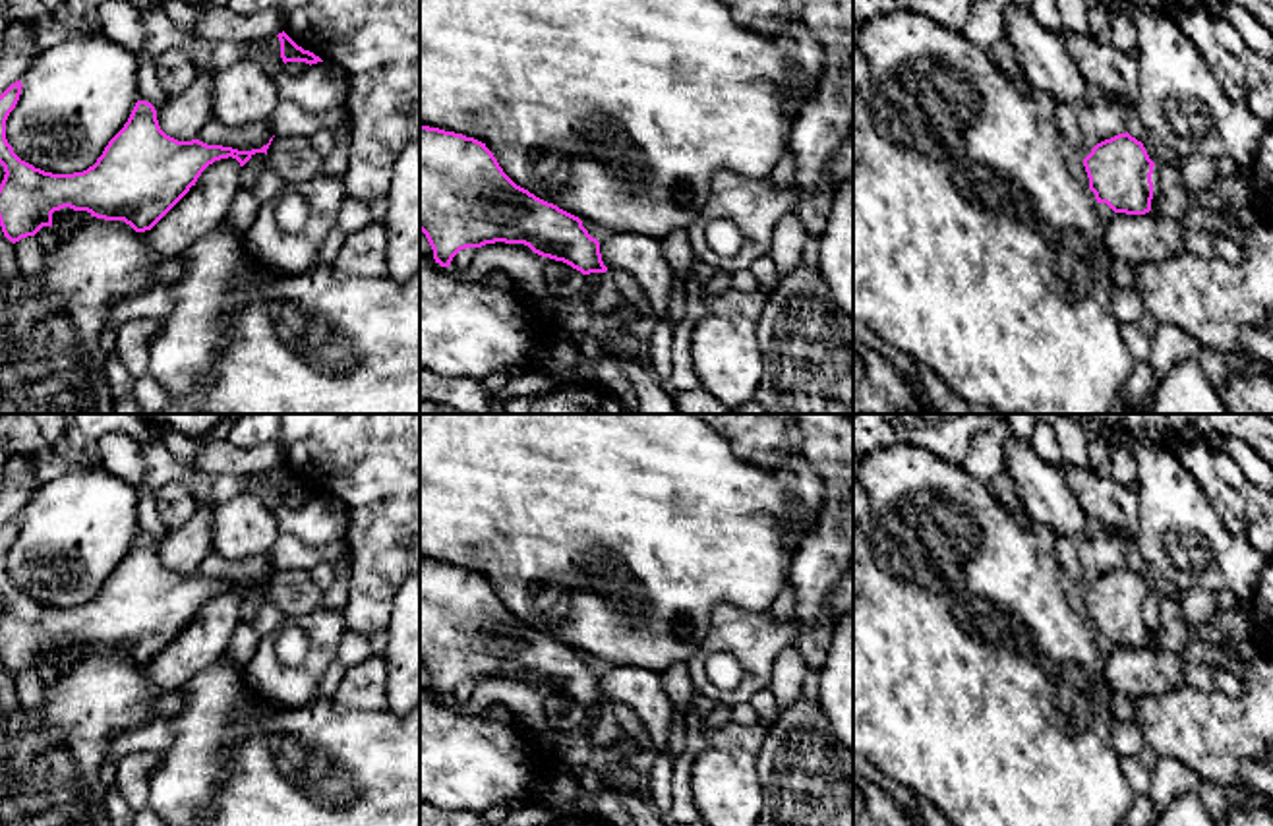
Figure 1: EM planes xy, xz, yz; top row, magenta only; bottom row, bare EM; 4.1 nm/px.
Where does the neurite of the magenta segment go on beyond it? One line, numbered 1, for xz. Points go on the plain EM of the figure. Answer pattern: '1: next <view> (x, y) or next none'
1: next none

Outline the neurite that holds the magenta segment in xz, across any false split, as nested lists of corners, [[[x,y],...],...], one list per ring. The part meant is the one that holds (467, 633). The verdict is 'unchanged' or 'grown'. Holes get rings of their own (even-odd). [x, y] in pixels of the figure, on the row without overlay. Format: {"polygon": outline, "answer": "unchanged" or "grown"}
{"polygon": [[[420,559],[420,664],[441,700],[449,700],[460,683],[505,675],[524,677],[534,687],[563,694],[582,708],[607,704],[600,675],[578,650],[517,619],[486,576],[429,559]]], "answer": "unchanged"}

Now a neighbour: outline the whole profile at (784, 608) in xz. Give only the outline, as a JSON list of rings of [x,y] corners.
[[[787,580],[785,586],[782,588],[778,600],[772,604],[770,615],[776,621],[787,621],[789,617],[793,617],[795,605],[797,605],[797,592],[795,592],[793,584]]]

